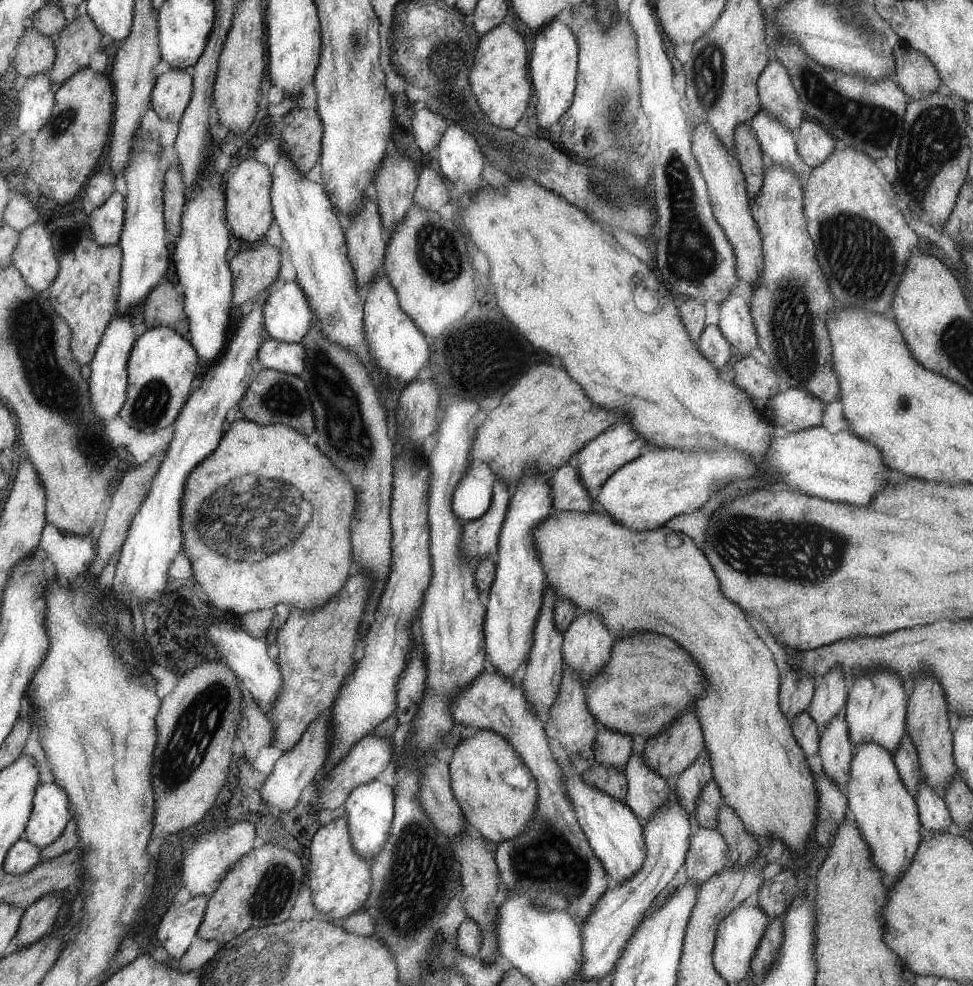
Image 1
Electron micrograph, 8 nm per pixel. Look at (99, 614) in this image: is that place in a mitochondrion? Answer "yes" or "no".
yes

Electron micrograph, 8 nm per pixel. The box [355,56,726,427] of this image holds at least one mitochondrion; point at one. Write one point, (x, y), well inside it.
(689, 256)

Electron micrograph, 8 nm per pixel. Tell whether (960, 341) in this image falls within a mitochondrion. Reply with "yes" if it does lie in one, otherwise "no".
yes

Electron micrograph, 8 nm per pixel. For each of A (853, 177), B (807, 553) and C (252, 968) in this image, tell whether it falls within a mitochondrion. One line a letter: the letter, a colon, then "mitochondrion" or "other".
A: other
B: mitochondrion
C: mitochondrion

